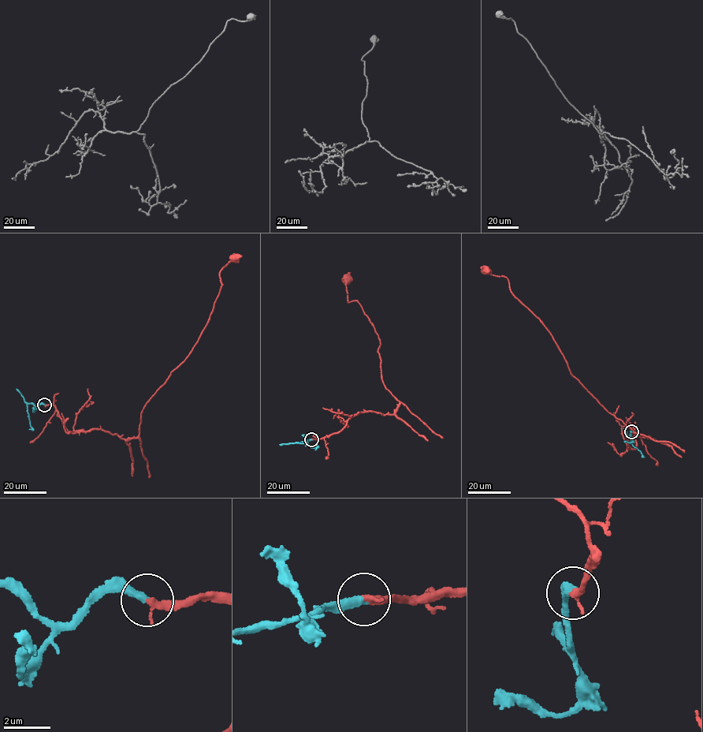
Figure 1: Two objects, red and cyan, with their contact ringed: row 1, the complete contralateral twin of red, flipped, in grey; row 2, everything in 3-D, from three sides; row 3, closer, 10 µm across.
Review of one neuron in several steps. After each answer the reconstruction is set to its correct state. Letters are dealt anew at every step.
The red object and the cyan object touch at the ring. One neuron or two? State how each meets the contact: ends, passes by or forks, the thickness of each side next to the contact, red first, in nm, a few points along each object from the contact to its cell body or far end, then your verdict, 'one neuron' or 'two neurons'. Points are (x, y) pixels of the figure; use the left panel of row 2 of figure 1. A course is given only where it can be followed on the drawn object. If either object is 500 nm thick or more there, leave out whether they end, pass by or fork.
red ends; cyan ends; calibres 280 and 360 nm; course red (45, 405), (54, 406), (69, 431), (138, 436), (143, 407), (188, 356), (214, 307), (219, 273), (235, 259); course cyan (45, 405), (27, 405), (31, 428), (29, 429); one neuron

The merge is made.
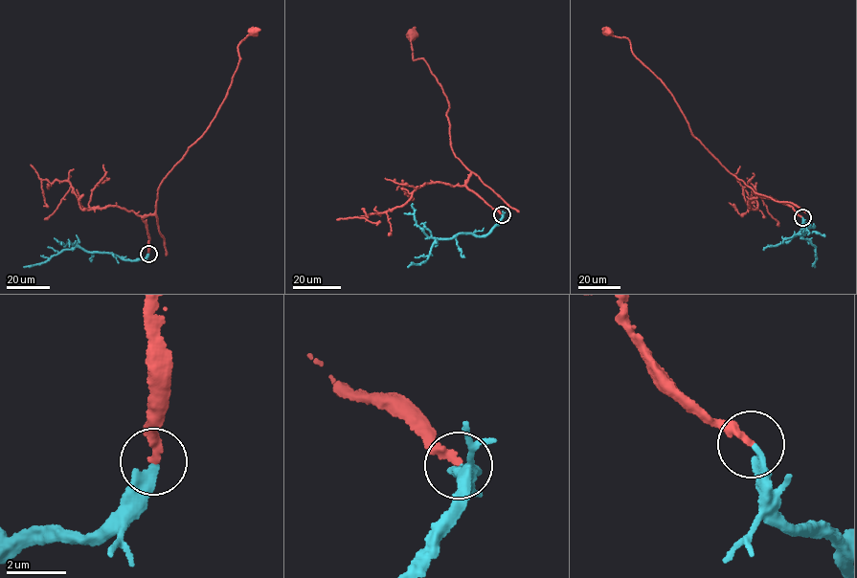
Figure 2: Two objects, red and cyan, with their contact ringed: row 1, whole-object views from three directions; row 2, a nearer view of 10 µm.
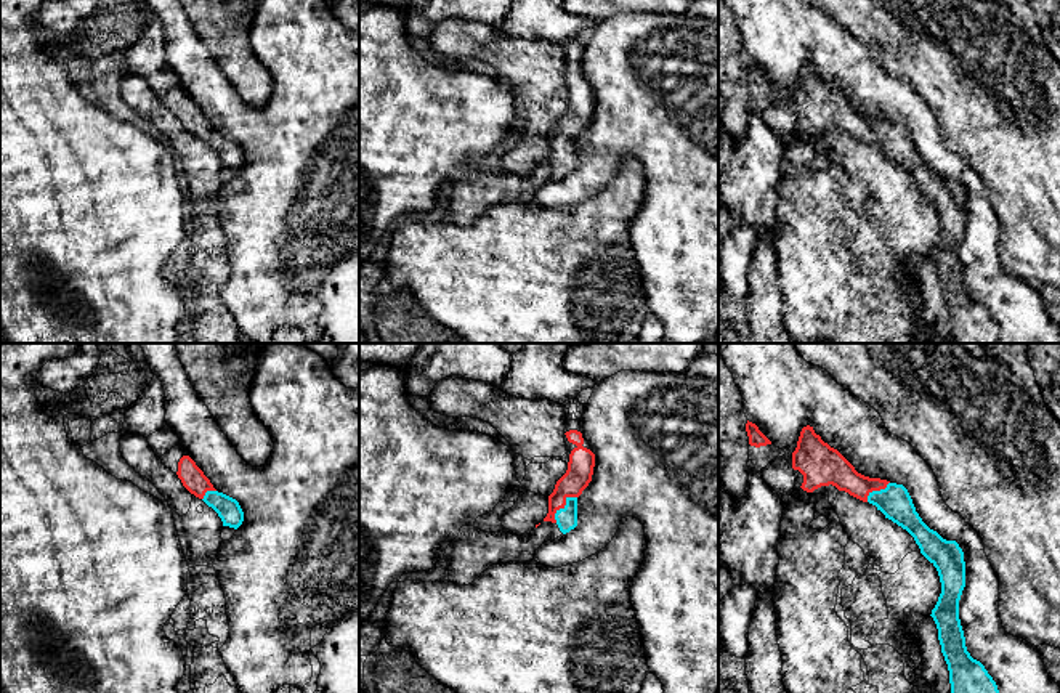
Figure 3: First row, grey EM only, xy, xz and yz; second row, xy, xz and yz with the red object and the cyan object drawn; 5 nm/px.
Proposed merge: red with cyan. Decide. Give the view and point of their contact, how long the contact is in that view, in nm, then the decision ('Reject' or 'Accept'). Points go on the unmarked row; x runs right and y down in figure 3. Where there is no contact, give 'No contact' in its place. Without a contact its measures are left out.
Touches red at xz (563, 146). Shared border 170 nm. Accept

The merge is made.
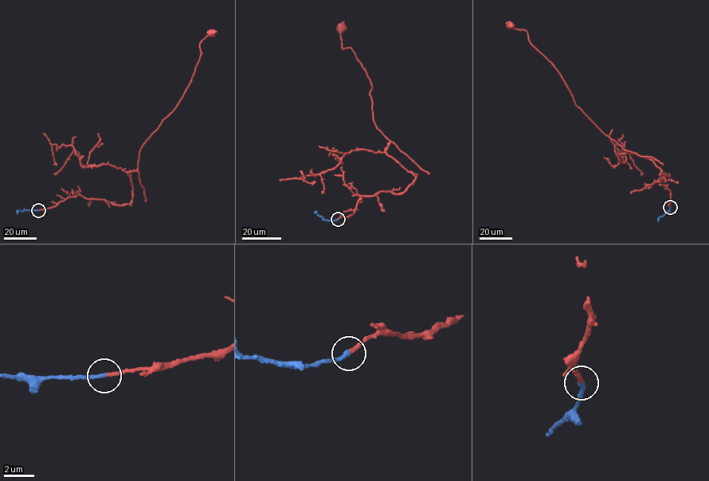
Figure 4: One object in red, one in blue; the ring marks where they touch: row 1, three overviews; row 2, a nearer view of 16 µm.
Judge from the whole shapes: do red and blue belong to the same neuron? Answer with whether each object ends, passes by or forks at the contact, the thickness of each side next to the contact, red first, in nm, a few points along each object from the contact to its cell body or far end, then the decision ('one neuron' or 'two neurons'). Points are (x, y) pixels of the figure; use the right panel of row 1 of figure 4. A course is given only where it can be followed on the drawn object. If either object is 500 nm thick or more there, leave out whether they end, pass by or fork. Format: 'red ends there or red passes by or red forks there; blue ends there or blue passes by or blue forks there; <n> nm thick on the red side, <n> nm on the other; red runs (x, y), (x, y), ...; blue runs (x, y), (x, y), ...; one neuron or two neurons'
red ends there; blue ends there; 240 nm thick on the red side, 280 nm on the other; red runs (670, 207), (670, 190), (659, 182), (670, 175), (603, 133), (576, 106), (526, 31), (510, 25); blue runs (670, 207), (658, 221); one neuron

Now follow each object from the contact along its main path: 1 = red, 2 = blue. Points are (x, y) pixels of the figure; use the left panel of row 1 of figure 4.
1: (38, 210), (78, 195), (119, 205), (132, 201), (127, 173), (188, 87), (199, 44), (211, 33)
2: (38, 210), (18, 210), (17, 213)

